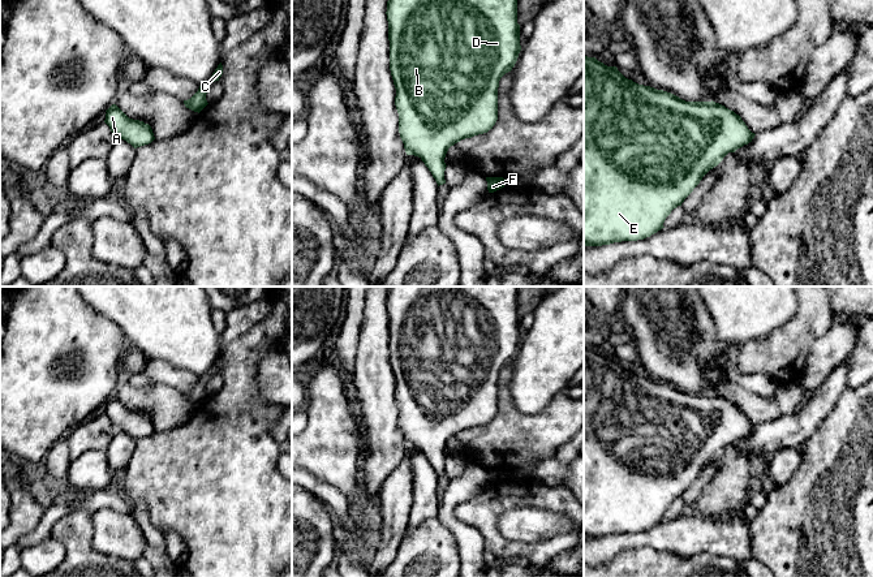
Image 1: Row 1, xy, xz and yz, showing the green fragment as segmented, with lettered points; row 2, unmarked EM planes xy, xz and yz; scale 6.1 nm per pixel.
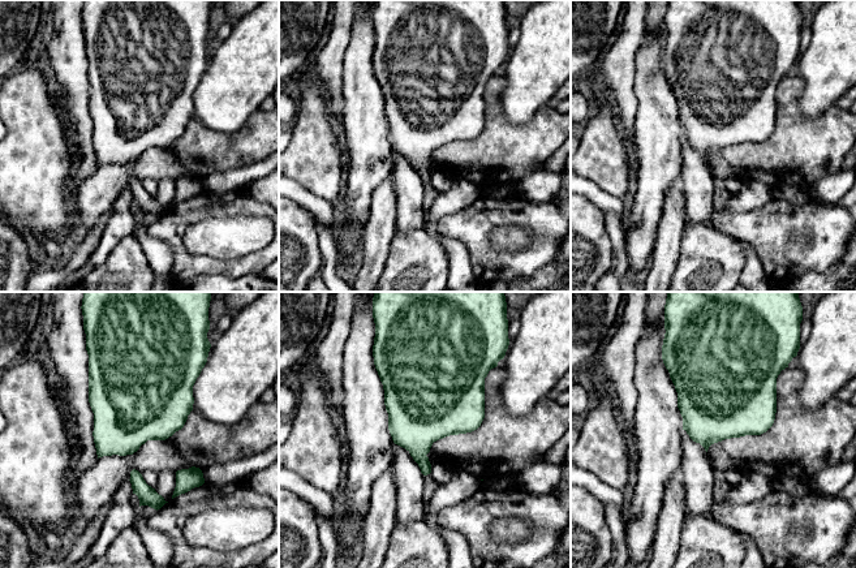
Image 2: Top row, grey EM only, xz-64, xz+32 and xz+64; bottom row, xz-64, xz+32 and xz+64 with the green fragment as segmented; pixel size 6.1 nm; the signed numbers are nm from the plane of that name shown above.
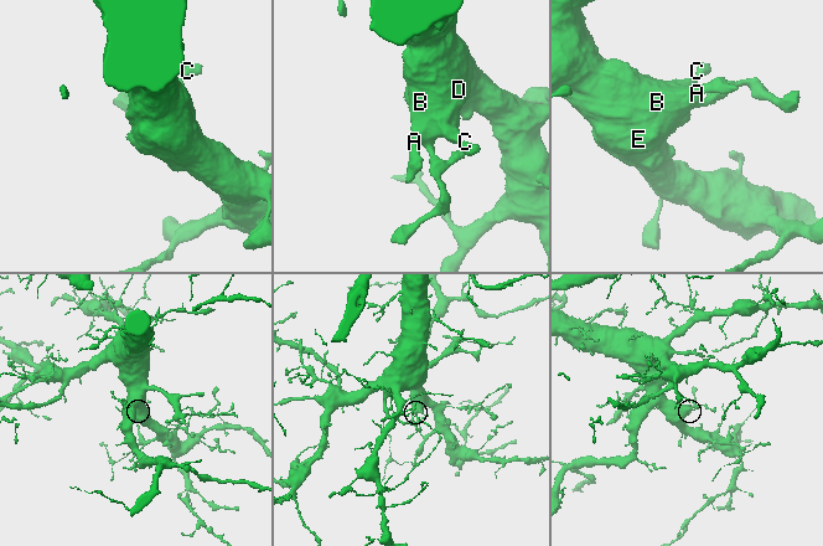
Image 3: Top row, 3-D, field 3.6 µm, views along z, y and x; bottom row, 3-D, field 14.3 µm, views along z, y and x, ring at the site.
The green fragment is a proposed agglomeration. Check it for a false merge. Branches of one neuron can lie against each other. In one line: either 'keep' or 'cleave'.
keep

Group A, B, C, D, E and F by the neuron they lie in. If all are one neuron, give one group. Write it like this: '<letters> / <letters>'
A B C D E F

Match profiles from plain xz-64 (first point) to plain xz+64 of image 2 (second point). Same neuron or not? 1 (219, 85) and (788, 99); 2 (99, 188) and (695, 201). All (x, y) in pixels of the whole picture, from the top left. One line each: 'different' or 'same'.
1: different
2: different

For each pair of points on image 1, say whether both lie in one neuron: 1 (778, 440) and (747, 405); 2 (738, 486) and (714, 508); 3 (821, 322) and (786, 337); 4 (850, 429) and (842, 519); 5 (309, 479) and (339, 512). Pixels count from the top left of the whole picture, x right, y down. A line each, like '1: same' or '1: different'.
1: different
2: same
3: same
4: same
5: same

